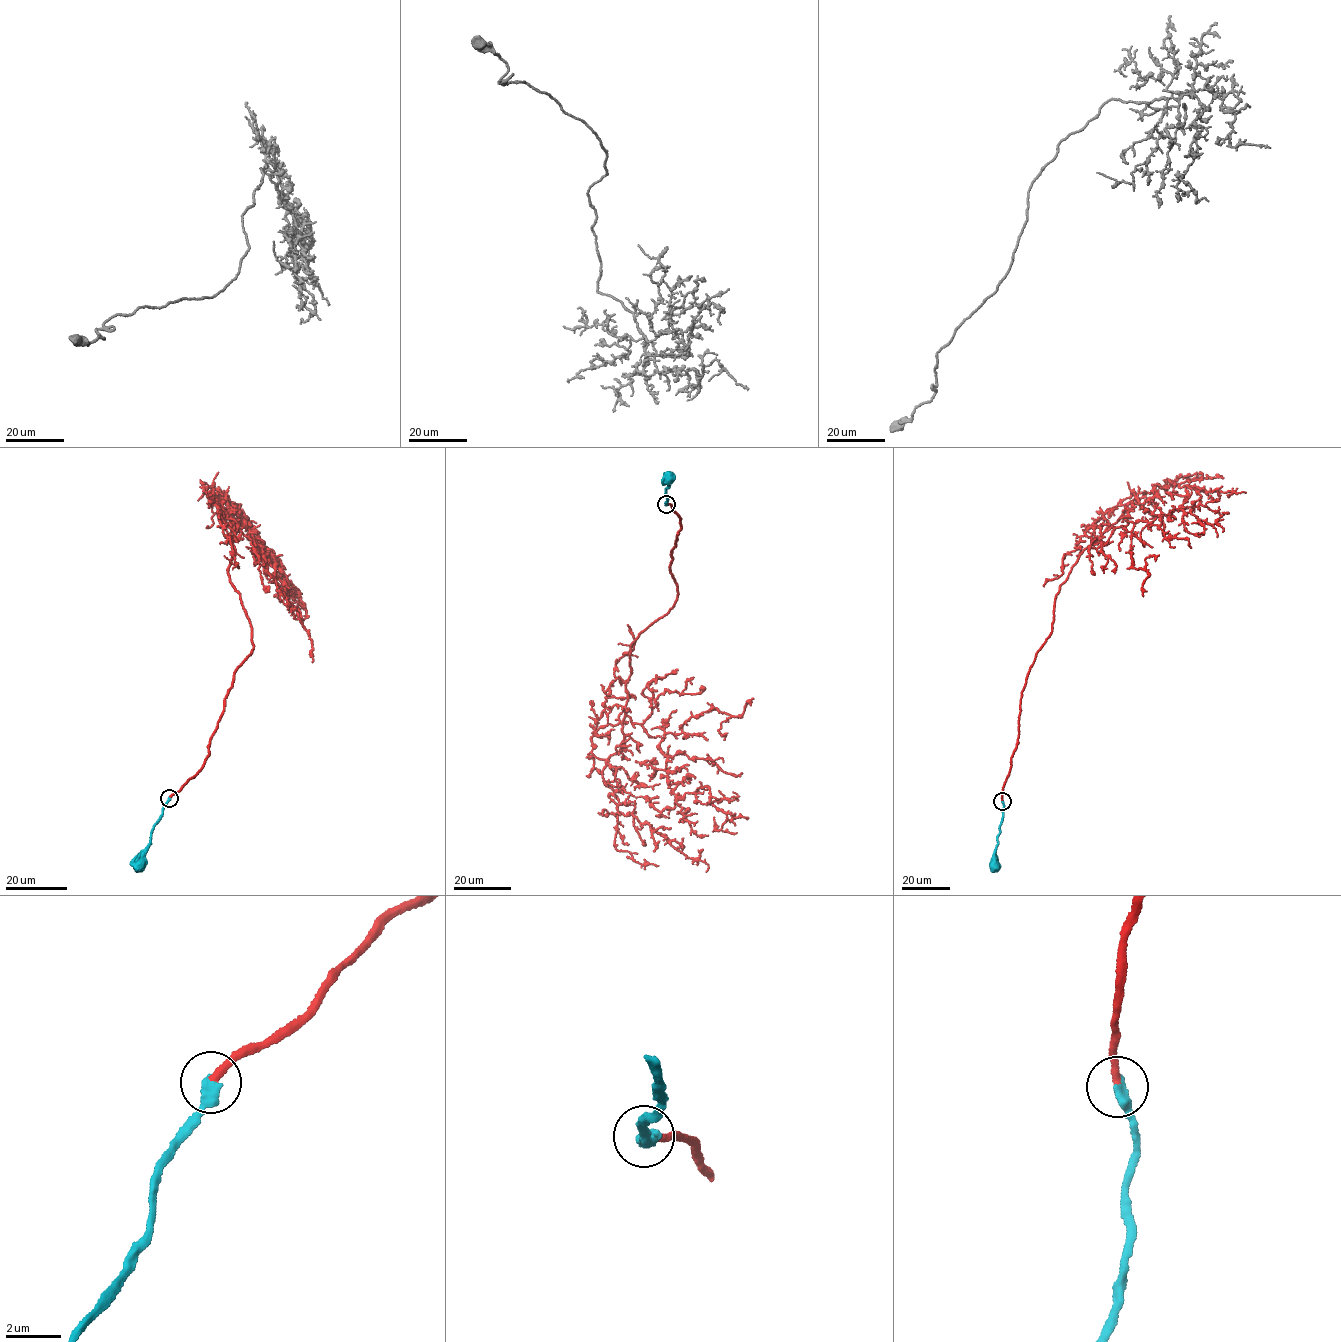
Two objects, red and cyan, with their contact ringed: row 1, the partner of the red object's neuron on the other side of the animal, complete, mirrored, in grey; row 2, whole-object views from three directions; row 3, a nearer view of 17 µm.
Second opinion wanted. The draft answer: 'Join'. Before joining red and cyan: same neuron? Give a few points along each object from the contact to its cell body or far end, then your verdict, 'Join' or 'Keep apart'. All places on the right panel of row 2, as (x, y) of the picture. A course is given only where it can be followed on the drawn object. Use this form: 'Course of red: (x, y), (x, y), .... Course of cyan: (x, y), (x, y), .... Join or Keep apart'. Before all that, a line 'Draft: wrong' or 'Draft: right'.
Draft: right
Course of red: (1002, 801), (1022, 691), (1050, 633), (1060, 585), (1079, 554), (1156, 485), (1246, 492). Course of cyan: (1002, 801), (1003, 817), (993, 864). Join

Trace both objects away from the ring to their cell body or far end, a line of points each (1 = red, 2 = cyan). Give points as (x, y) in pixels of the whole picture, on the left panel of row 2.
1: (169, 797), (204, 764), (234, 673), (253, 648), (228, 570), (231, 519), (209, 496), (217, 490), (272, 565)
2: (169, 797), (140, 863)

